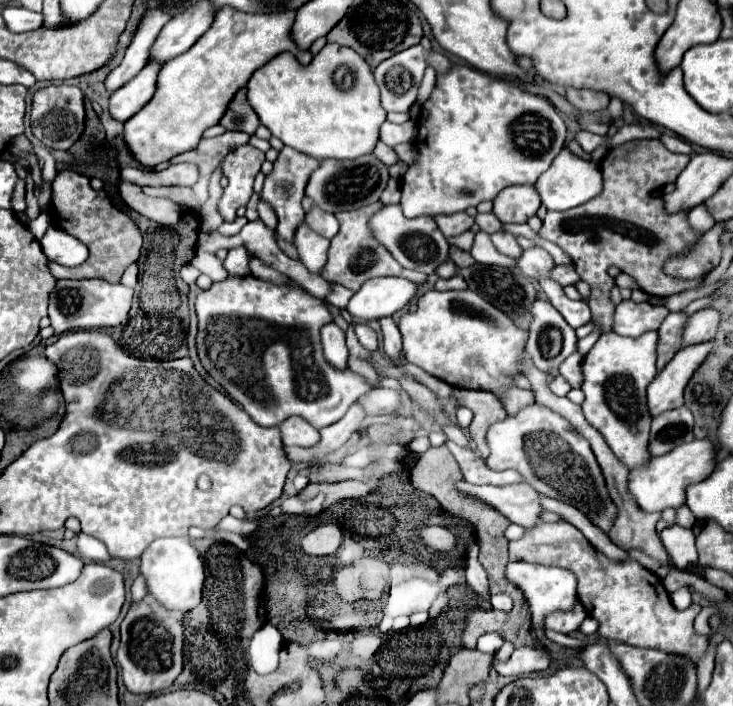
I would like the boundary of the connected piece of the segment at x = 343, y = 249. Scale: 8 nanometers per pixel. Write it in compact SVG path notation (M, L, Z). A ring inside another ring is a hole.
M374 202L374 204L368 204L368 206L362 206L358 210L348 210L348 212L336 212L336 220L340 222L340 232L338 236L334 236L330 240L330 250L328 250L328 262L322 270L322 278L326 278L328 282L336 282L336 284L342 284L346 288L350 288L354 293L358 291L358 288L370 280L370 278L376 278L376 276L400 276L400 278L406 278L414 284L422 284L426 280L424 274L420 272L414 272L414 270L406 270L402 268L394 256L382 248L382 244L376 240L374 232L370 230L368 226L368 220L378 212L382 210L382 202Z

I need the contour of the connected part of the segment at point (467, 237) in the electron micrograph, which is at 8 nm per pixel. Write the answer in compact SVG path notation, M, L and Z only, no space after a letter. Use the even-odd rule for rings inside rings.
M468 230L468 232L464 232L464 234L456 236L456 238L448 238L448 242L458 246L458 248L462 248L462 250L470 250L472 244L474 244L474 232Z

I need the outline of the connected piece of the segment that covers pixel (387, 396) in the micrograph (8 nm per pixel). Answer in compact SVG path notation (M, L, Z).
M378 388L378 390L370 390L362 398L358 398L358 404L366 410L368 416L394 412L398 408L398 404L400 404L400 394L396 390Z

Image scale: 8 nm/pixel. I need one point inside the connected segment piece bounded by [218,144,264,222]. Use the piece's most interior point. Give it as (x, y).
(240, 167)

